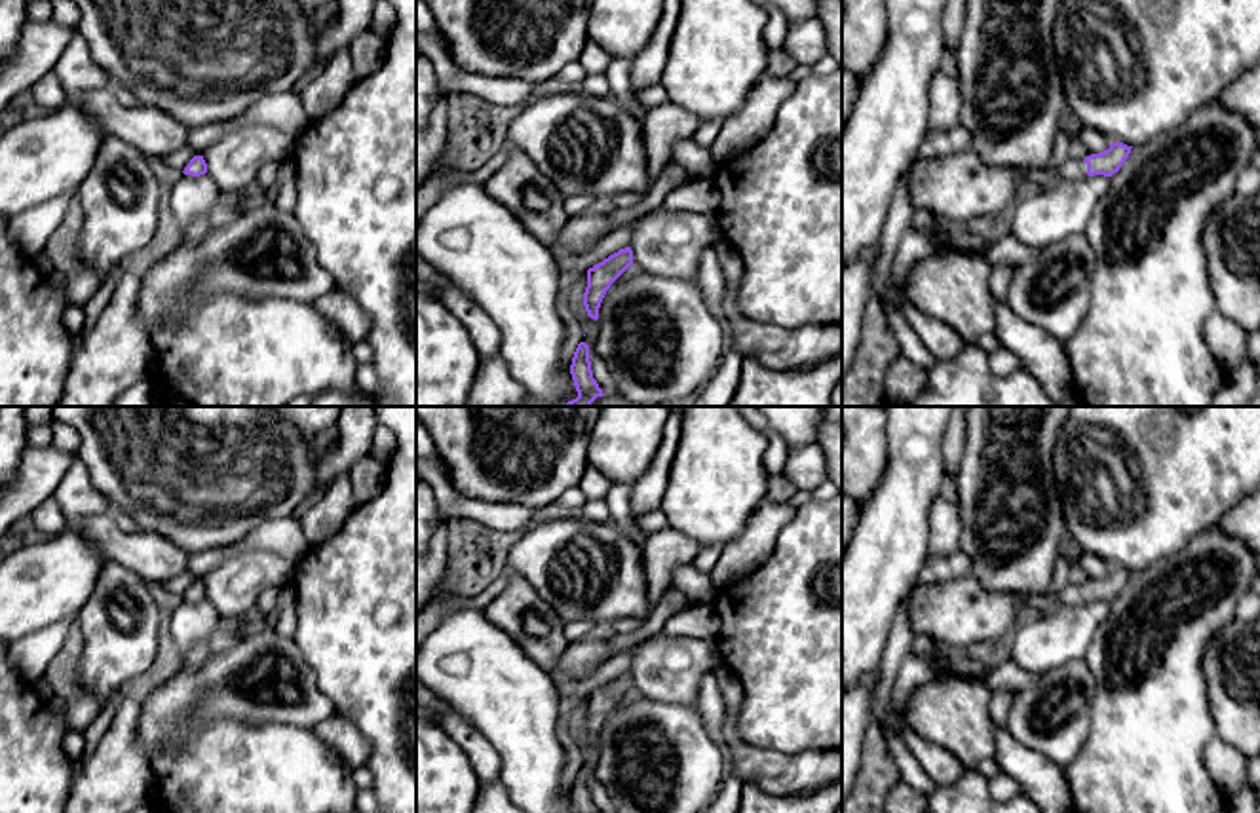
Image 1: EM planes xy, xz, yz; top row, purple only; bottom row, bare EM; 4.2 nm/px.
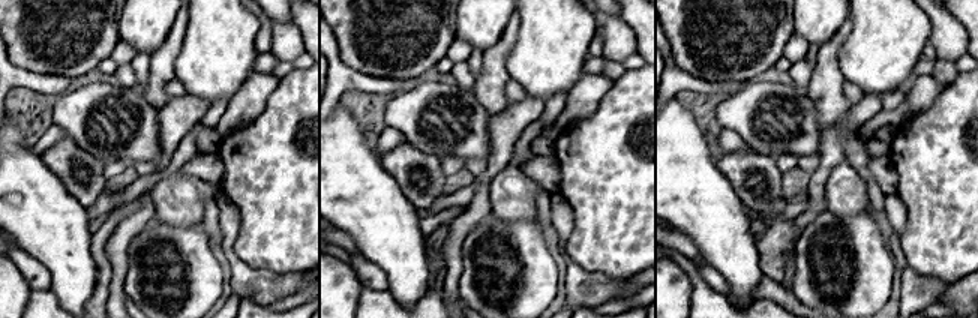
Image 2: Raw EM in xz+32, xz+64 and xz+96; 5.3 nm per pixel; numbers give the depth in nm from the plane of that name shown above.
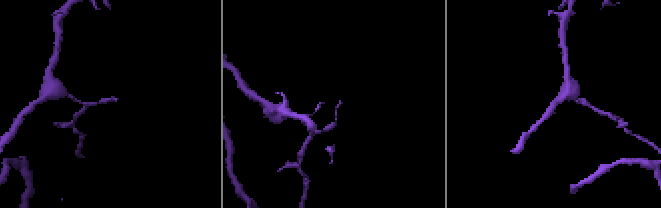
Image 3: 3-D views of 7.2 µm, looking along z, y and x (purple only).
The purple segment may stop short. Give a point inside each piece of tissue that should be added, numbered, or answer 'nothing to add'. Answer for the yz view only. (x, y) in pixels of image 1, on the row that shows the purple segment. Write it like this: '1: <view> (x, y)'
1: yz (1070, 170)

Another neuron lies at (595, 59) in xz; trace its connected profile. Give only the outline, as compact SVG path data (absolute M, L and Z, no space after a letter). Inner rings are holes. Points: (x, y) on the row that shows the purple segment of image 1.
M593 40L583 46L582 55L578 57L578 63L587 70L587 74L604 74L610 61L612 55Z

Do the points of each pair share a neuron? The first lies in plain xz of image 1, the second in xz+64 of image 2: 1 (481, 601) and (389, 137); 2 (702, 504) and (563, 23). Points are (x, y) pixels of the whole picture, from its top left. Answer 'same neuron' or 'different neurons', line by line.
1: same neuron
2: same neuron

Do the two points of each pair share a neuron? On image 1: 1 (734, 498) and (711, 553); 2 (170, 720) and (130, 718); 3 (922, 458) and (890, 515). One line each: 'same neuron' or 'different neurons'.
1: different neurons
2: different neurons
3: same neuron

